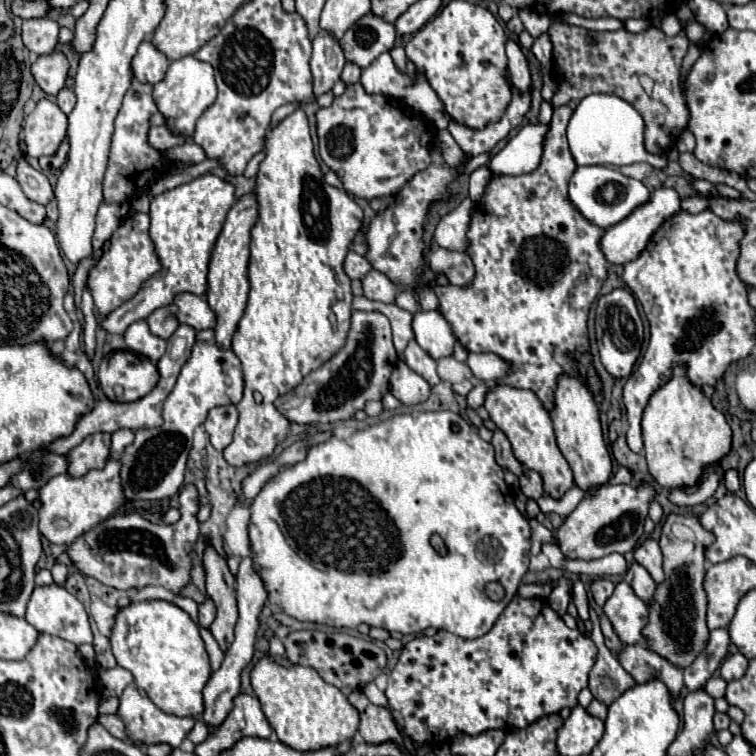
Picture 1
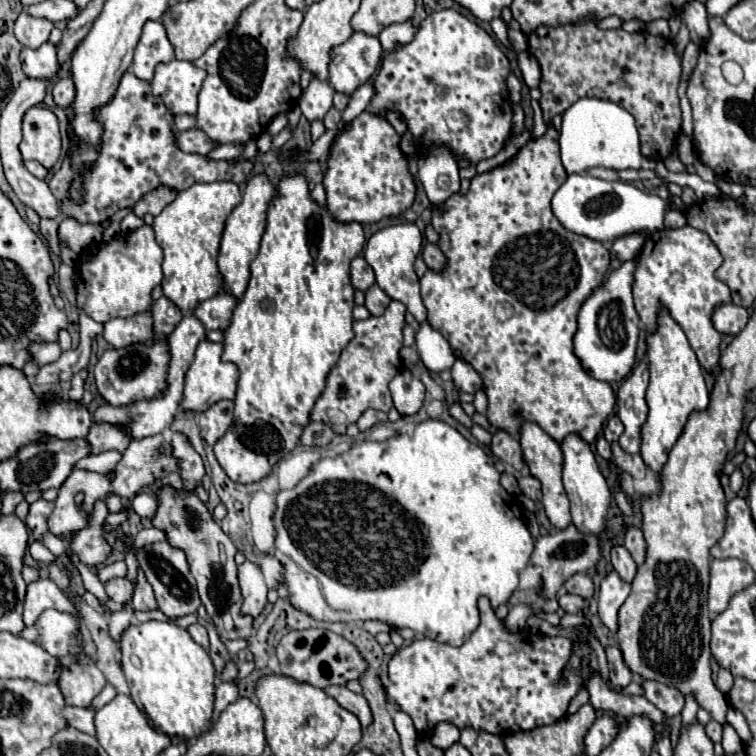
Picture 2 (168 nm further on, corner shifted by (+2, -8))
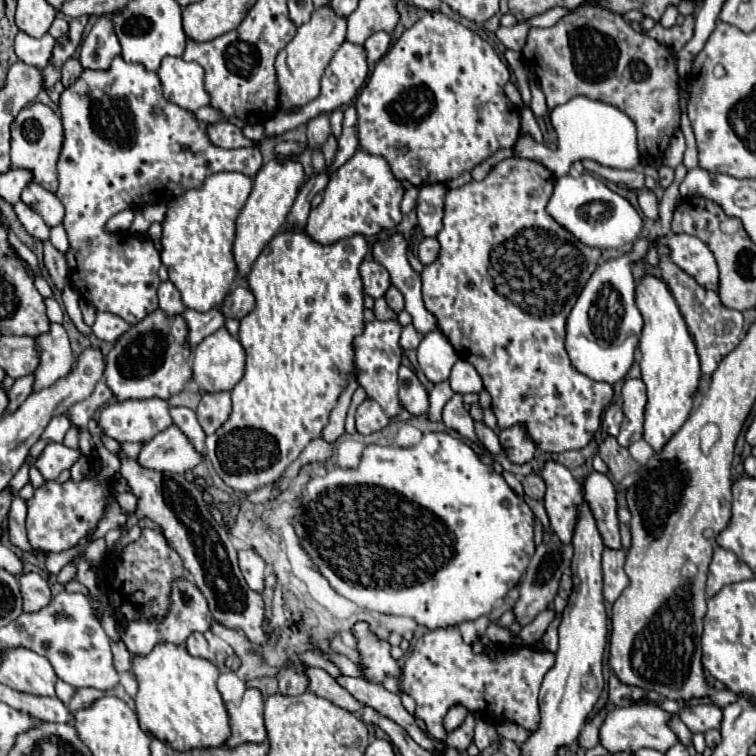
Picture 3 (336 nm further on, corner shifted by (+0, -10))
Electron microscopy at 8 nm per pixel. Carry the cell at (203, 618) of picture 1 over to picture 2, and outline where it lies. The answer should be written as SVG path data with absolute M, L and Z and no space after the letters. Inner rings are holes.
M192 624L192 626L188 626L188 632L190 632L190 636L200 644L200 646L204 646L204 648L208 648L208 632L206 632L206 628L202 626L202 624Z

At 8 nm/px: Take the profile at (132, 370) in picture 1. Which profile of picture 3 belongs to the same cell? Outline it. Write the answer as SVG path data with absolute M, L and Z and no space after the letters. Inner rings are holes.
M154 310L152 314L148 314L142 322L130 326L128 332L124 332L118 342L114 344L114 348L108 352L106 356L106 372L104 372L104 380L106 384L112 388L116 400L146 400L146 398L162 398L168 400L174 394L180 394L186 386L186 382L192 378L192 370L190 370L190 346L188 346L188 328L186 322L180 314L176 316L168 316L164 310Z

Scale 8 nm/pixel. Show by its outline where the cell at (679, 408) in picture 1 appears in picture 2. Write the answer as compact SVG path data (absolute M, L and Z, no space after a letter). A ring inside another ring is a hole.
M660 312L658 332L648 336L648 364L650 364L650 386L646 390L648 402L648 418L642 424L642 458L650 470L660 474L664 464L668 462L668 452L682 436L682 430L692 412L702 412L710 404L710 394L702 376L702 368L696 360L696 354L682 332L682 328L668 316L668 312Z

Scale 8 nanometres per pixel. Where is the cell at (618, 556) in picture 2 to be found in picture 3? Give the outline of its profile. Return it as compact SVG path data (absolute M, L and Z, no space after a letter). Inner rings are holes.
M590 472L584 478L582 486L584 486L584 500L588 502L594 514L604 544L610 548L622 548L616 518L616 494L610 478L600 472Z

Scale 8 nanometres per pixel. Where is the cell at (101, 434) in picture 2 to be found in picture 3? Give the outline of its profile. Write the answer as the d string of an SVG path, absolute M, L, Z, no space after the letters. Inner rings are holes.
M162 398L124 400L102 408L100 428L118 442L148 442L172 424L168 402Z

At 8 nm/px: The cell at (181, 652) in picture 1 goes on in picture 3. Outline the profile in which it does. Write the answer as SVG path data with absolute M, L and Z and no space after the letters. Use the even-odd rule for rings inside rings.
M164 642L156 644L146 656L134 656L132 670L138 680L136 714L144 732L152 734L176 752L218 748L228 740L230 718L216 688L220 670L212 662L190 656L184 646Z

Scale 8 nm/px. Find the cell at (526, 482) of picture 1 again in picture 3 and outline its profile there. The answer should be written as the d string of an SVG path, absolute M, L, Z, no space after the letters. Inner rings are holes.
M530 474L524 480L524 494L534 498L534 500L542 500L544 498L544 480L538 474Z

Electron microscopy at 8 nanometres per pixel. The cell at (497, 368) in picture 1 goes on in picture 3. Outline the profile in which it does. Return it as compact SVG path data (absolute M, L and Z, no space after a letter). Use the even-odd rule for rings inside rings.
M458 360L454 366L452 366L452 372L450 372L450 386L454 392L460 392L460 394L468 394L468 392L480 392L484 386L482 386L482 378L478 376L476 368L466 362L466 360Z

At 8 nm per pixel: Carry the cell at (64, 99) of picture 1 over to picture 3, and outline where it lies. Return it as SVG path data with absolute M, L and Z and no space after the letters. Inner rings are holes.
M68 58L68 60L64 62L64 66L62 66L62 78L60 78L60 82L62 82L64 86L70 86L70 84L78 78L78 74L80 74L82 70L84 70L84 68L82 68L82 64L80 64L78 58Z

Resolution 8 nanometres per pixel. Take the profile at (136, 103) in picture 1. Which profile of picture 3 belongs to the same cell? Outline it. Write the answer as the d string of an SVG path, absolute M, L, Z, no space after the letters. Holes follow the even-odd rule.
M114 56L108 70L82 70L78 80L60 94L58 106L64 124L64 146L58 160L60 186L56 196L66 208L64 228L70 242L66 252L70 280L78 292L94 304L96 310L106 310L120 316L128 324L138 324L146 314L158 308L156 290L160 284L160 254L150 238L108 234L104 230L108 218L120 210L142 206L146 200L170 200L190 188L200 188L206 176L214 172L242 172L254 178L262 166L262 154L258 148L226 150L214 146L208 138L206 122L200 122L194 112L176 106L162 96L160 78L156 72L148 72L142 64L126 64L122 56Z

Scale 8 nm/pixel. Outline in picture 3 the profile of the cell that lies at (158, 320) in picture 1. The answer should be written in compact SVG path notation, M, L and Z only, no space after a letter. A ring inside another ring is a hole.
M162 282L158 288L158 300L160 300L160 308L174 316L174 314L182 314L184 312L184 304L180 300L180 292L172 282Z

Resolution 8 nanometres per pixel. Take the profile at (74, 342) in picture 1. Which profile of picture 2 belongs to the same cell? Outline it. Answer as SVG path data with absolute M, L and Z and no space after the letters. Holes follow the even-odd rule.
M32 344L32 360L38 364L52 364L60 358L62 350L58 344Z

